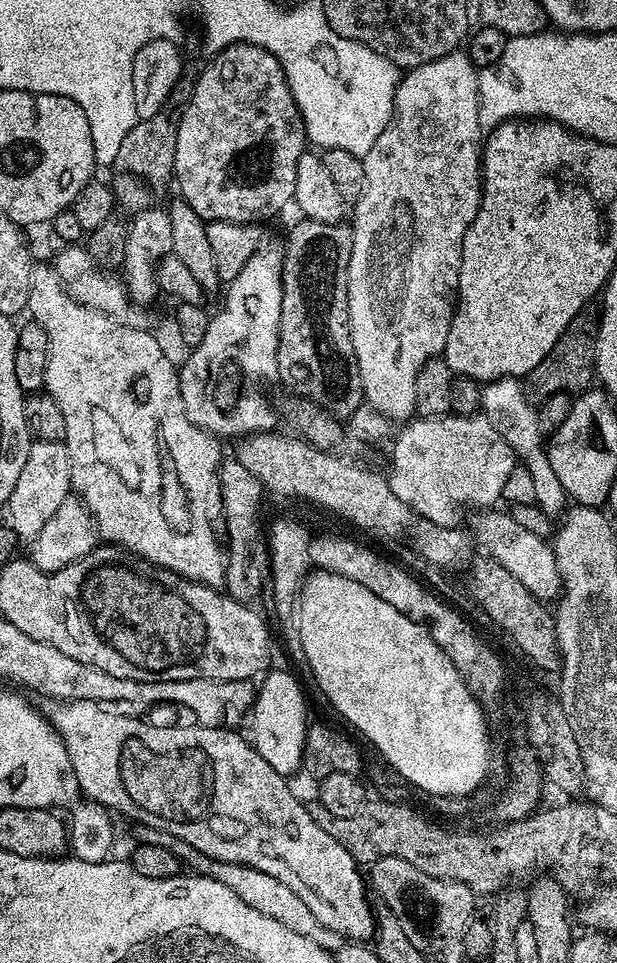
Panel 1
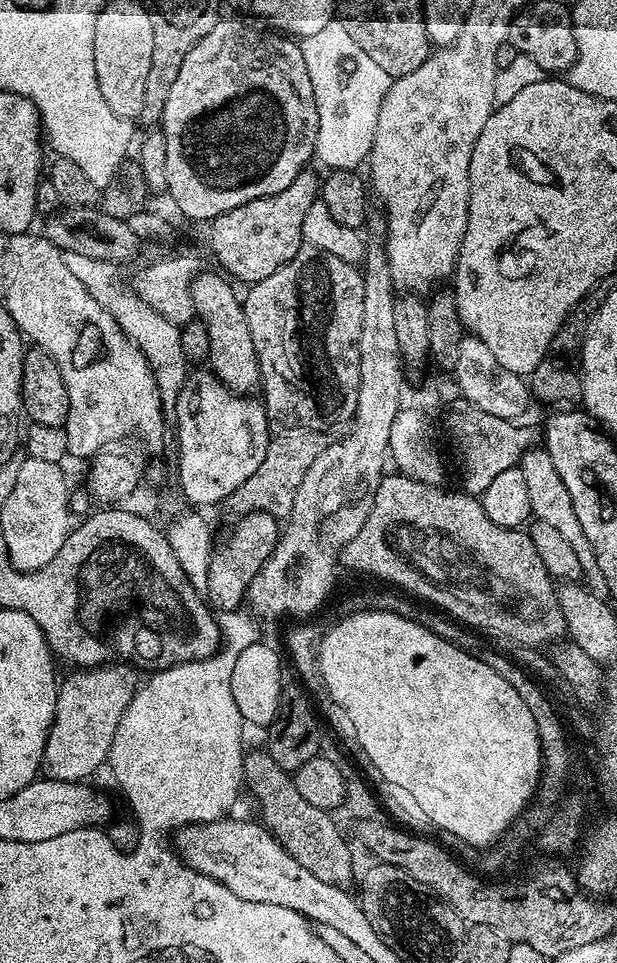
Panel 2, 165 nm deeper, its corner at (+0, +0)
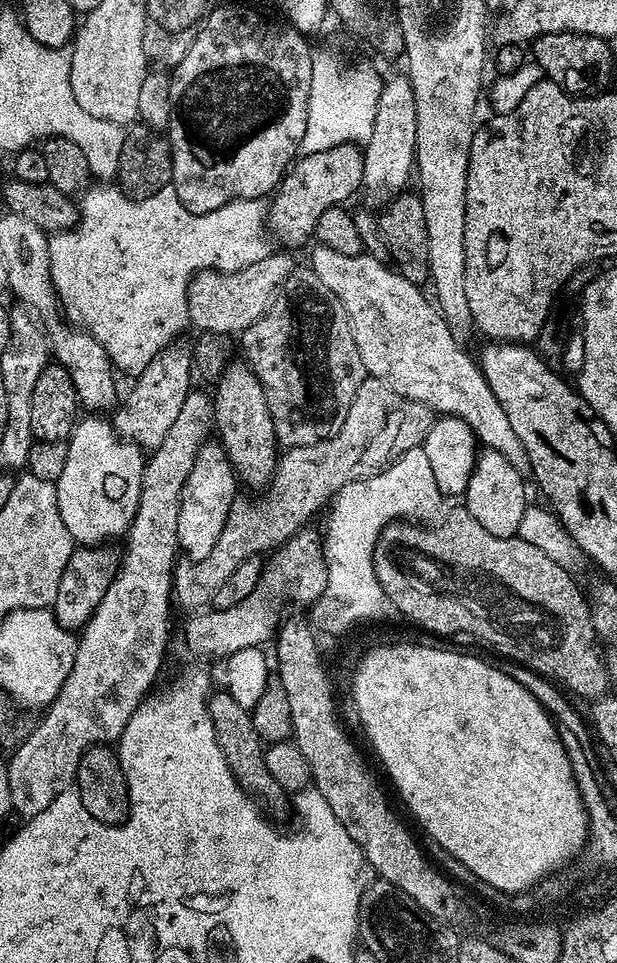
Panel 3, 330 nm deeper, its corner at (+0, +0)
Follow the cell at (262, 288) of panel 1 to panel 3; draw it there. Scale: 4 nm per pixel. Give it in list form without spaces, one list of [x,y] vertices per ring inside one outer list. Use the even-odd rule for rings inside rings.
[[[206,442],[200,448],[179,495],[177,545],[183,553],[186,552],[189,561],[205,559],[212,552],[225,514],[237,493],[236,484],[237,477],[224,455],[223,447],[216,442]]]

